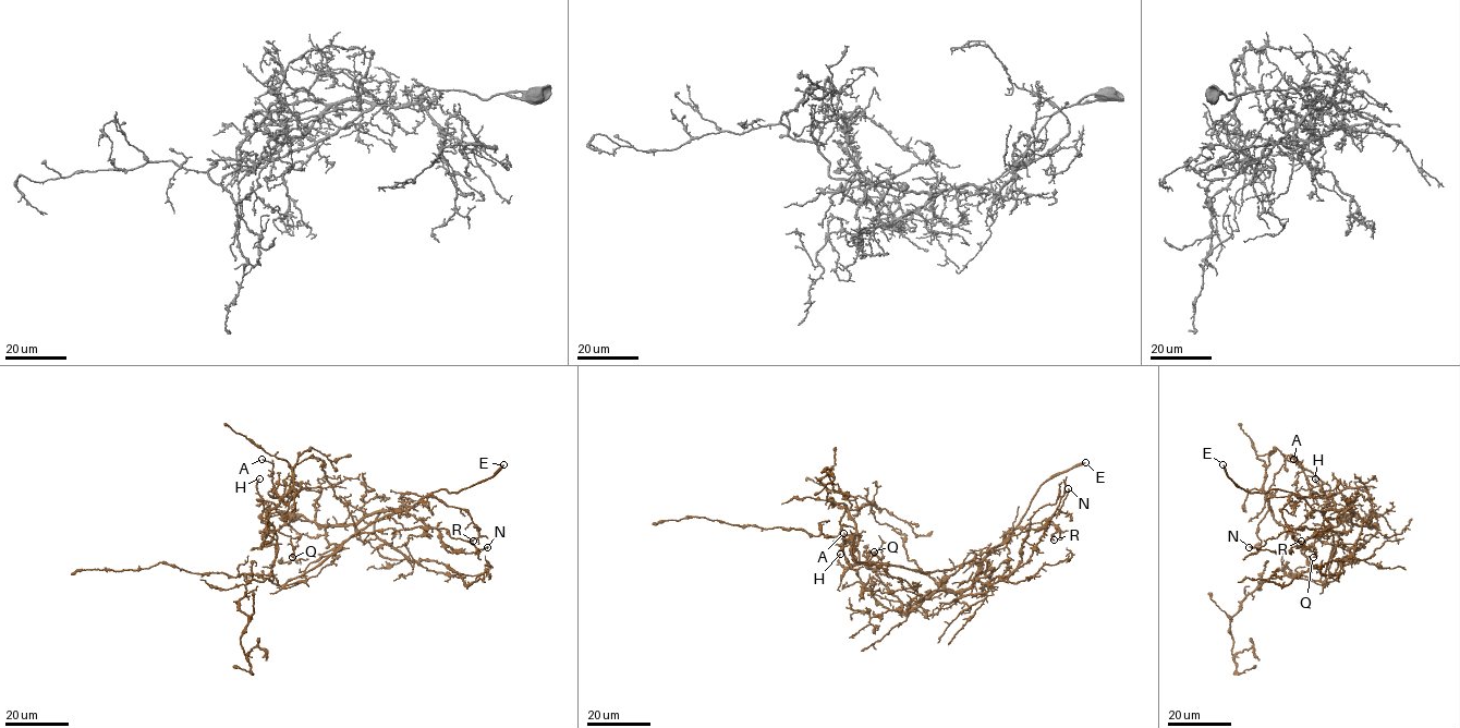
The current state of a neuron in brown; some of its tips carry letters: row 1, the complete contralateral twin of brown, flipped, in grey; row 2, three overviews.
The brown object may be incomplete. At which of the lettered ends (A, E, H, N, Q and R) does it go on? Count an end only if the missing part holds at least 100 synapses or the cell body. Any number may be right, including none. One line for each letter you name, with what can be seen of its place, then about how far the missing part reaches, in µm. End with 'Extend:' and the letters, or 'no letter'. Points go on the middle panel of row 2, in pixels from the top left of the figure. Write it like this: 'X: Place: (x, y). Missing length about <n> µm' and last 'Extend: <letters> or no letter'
E: Place: (1085, 462). Missing length about 20 µm
Extend: E

